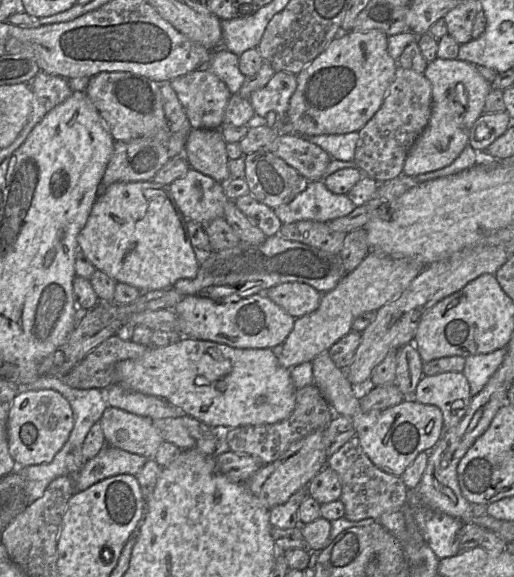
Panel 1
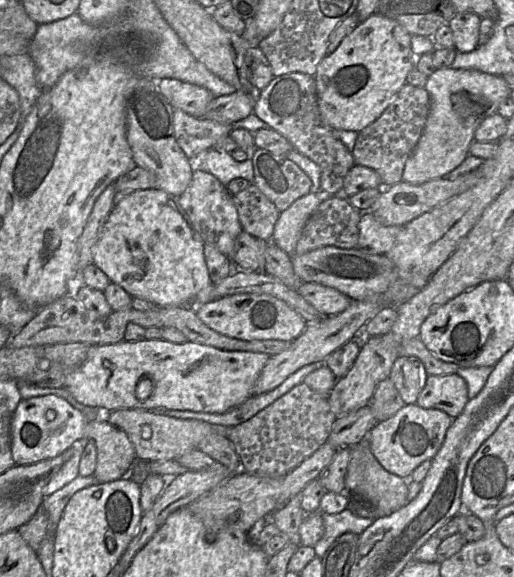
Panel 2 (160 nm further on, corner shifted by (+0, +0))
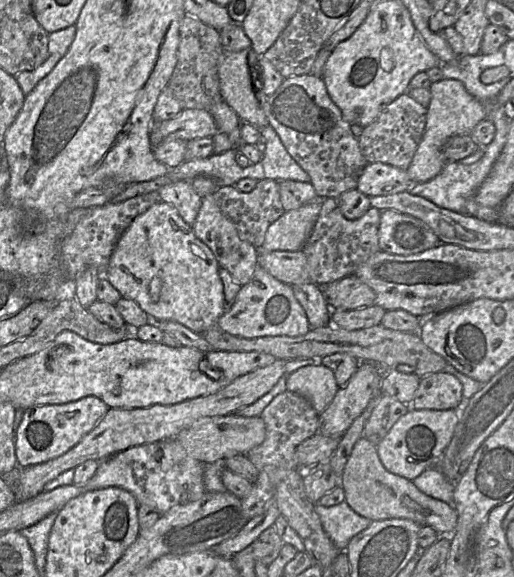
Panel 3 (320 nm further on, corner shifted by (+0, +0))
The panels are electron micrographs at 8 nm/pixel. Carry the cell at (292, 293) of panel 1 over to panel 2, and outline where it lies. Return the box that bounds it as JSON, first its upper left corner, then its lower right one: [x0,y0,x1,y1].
[296,282,351,316]

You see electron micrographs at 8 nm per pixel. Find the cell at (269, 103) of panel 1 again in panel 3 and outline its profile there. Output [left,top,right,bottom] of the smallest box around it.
[264,73,368,199]

